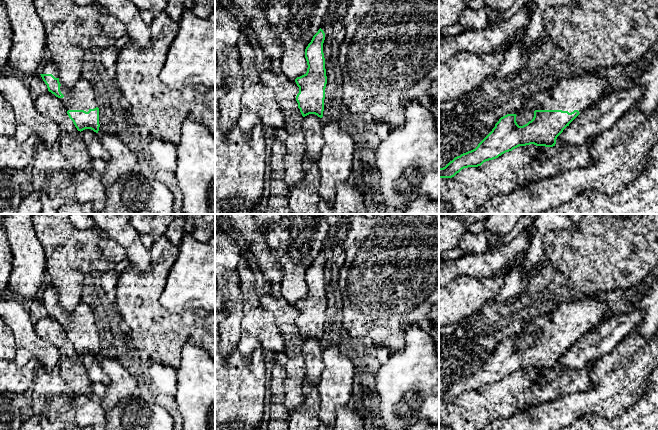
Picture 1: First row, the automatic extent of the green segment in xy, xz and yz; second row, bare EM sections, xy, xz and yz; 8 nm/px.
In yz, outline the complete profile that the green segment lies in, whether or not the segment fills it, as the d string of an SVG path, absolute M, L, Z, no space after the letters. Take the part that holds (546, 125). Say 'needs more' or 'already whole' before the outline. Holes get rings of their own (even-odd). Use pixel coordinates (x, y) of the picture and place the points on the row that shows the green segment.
needs more; M587 74L559 80L554 88L540 95L541 101L532 108L534 117L531 121L519 126L516 122L516 114L501 117L492 131L475 149L455 157L445 167L439 168L439 178L452 178L464 168L481 166L484 162L496 159L519 146L530 144L545 147L555 146L557 137L580 113L597 106L603 100L607 84L606 77L599 74Z

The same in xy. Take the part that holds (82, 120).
needs more; M52 60L43 66L40 75L48 91L62 101L77 130L91 129L98 133L99 108L89 82L81 77L71 89L66 89L59 82L59 71Z

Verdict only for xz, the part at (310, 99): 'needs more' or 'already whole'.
already whole

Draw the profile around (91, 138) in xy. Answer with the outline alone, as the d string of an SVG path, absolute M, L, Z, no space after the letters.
M85 129L80 133L88 150L93 149L97 146L100 137L98 133L94 132L91 129Z

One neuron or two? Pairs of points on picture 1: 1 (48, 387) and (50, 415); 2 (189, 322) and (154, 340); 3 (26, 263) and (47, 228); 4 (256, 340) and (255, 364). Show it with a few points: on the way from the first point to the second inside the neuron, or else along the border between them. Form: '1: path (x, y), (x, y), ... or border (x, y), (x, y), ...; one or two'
1: path (49, 394), (50, 408); one
2: path (180, 328), (163, 333); one
3: border (32, 224), (44, 253), (45, 264); two
4: border (236, 347), (245, 360), (256, 349), (264, 354); two

